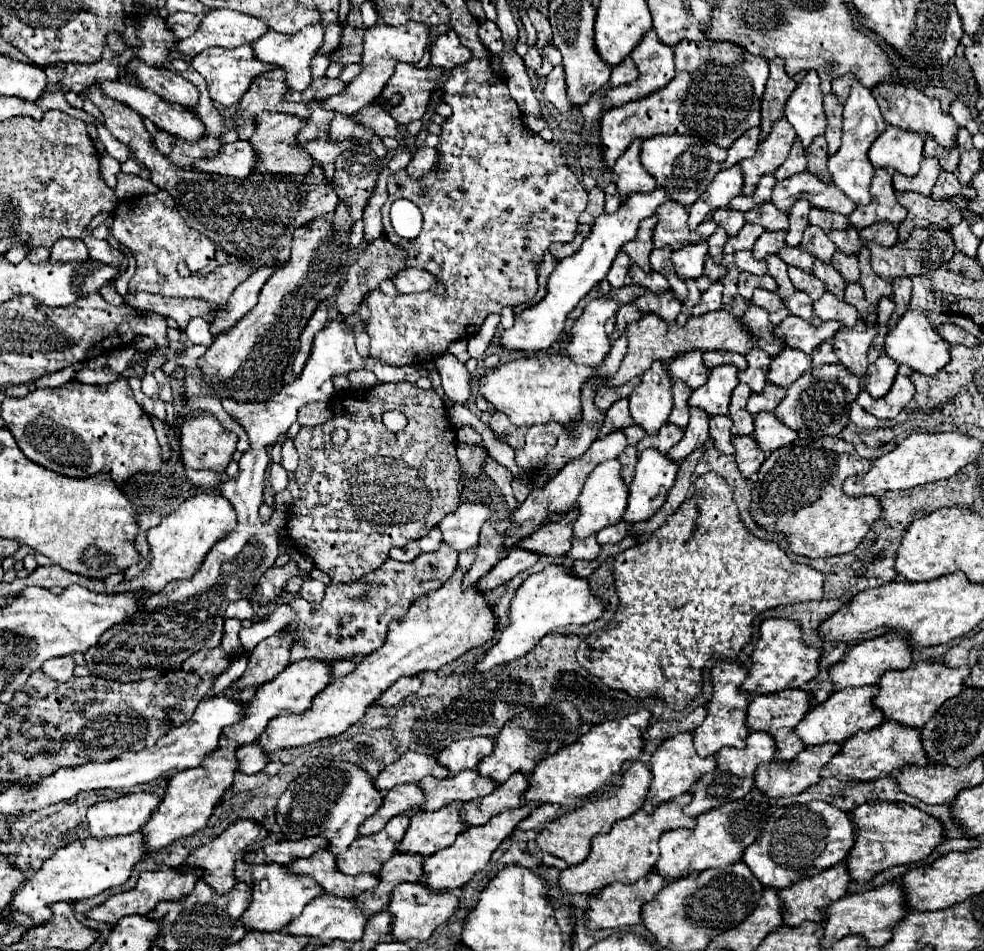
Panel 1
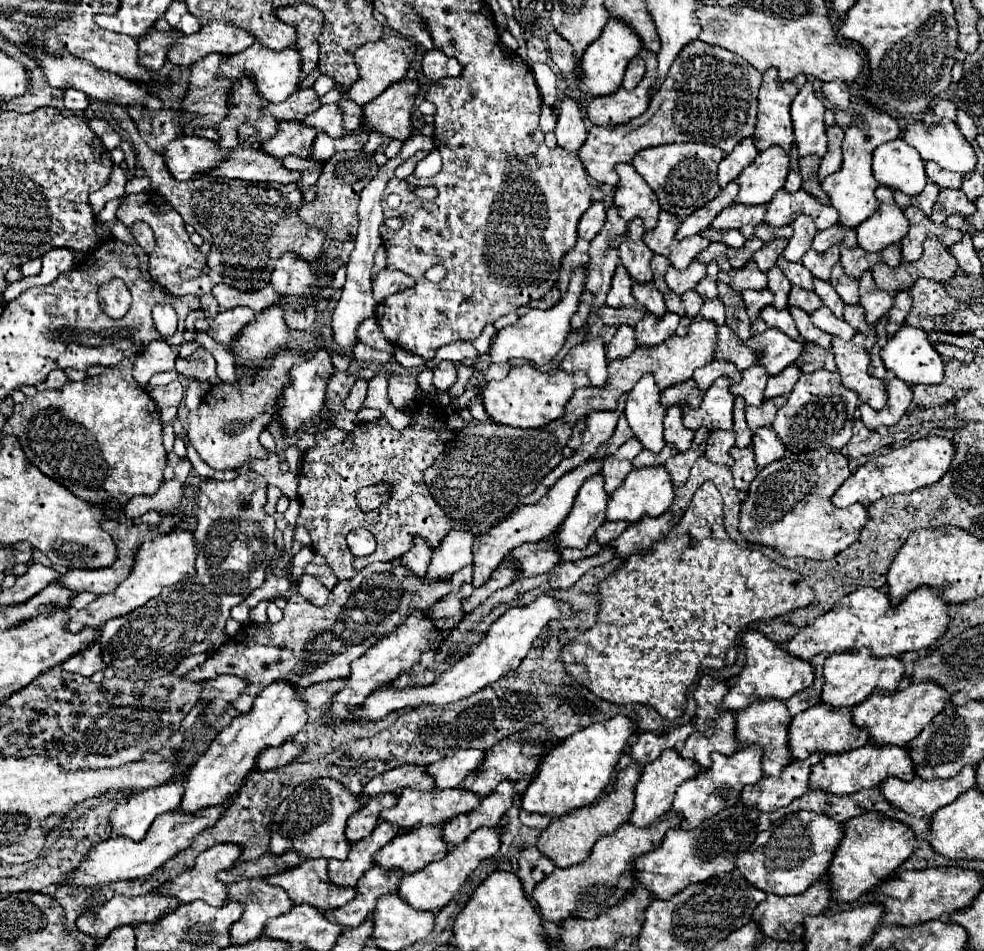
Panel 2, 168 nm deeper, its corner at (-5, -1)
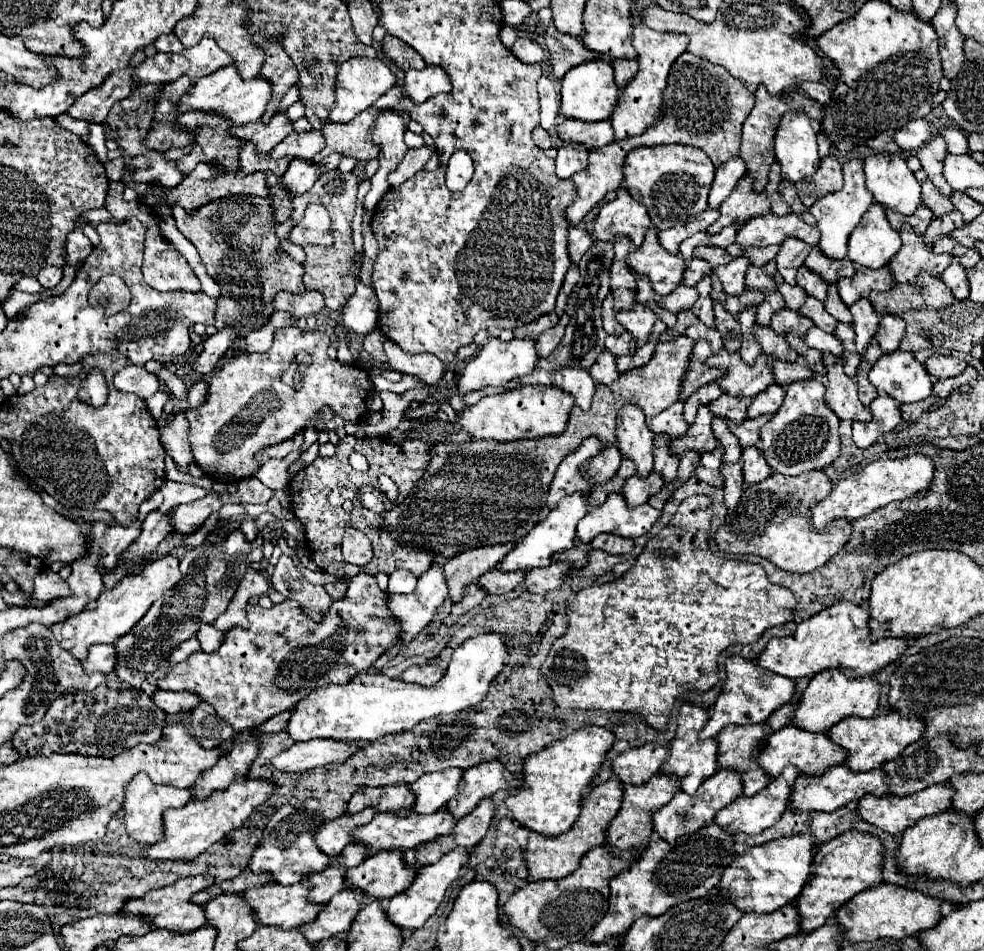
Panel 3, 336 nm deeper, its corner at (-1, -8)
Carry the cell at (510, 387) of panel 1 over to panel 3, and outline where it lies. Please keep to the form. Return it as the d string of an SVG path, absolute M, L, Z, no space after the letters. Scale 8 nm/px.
M541 385L539 387L521 387L521 389L513 389L507 393L479 399L477 405L467 407L463 411L463 415L459 417L459 423L461 423L463 431L467 431L471 435L471 439L491 439L491 441L503 441L503 443L519 441L519 439L539 439L539 437L547 437L547 435L561 435L565 431L571 407L573 407L573 397L569 397L567 393L561 393L561 389L541 387Z

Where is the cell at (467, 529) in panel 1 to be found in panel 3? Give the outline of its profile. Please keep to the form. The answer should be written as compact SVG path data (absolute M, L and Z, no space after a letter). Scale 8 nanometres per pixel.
M431 567L425 571L413 593L409 595L387 595L389 615L399 625L397 639L407 645L419 631L429 625L431 617L435 615L435 609L443 603L447 597L447 585L445 585L445 573L441 567Z

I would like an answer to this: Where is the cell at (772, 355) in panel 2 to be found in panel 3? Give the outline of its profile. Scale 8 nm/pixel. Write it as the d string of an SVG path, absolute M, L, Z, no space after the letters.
M721 353L711 355L705 365L713 365L717 369L725 369L725 375L715 379L717 385L721 385L721 391L733 397L755 397L761 393L765 387L773 383L771 375L771 357L759 357L755 365L745 365L739 353Z

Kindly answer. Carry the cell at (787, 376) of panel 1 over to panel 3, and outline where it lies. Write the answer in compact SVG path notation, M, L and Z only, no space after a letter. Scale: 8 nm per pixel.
M769 385L763 393L759 393L749 409L747 409L747 417L749 419L755 419L759 415L765 415L765 413L775 413L779 407L781 407L781 401L783 401L783 393L785 389L781 385Z

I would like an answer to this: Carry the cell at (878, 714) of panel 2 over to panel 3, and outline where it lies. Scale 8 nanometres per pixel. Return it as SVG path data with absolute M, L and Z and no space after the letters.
M887 713L887 715L879 715L879 717L871 717L871 719L861 719L861 717L851 719L849 717L849 719L833 725L833 729L827 731L827 737L845 749L845 753L847 753L845 765L853 773L861 773L861 771L877 769L883 763L899 757L899 753L907 745L911 745L923 737L923 731L925 731L923 727L925 727L925 723L921 719L901 717L899 713Z

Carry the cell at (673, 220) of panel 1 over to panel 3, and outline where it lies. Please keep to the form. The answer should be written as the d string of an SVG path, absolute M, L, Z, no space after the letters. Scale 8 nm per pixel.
M651 227L645 233L645 241L639 249L627 255L627 265L637 275L647 275L657 295L669 295L683 277L685 261L681 255L671 255L661 249L657 241L657 229Z

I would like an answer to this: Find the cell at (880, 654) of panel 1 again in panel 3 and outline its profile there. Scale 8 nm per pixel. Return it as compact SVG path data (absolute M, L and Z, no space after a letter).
M827 669L825 673L819 673L817 677L811 677L807 689L803 691L793 715L791 715L791 725L811 731L811 733L825 733L829 727L837 725L839 721L847 717L873 717L879 705L879 691L881 685L873 677L847 677L841 671Z

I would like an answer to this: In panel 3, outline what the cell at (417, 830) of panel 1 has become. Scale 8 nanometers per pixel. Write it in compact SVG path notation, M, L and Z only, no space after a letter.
M385 851L349 869L349 873L345 873L345 885L347 889L361 889L369 899L383 901L403 893L411 885L415 873L417 867L407 865L403 853Z

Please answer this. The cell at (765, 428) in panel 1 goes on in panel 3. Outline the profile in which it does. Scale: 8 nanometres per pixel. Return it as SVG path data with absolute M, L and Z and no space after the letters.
M759 447L743 449L741 465L743 465L743 479L747 485L757 485L759 481L767 479L773 473L769 465L765 465L765 457Z

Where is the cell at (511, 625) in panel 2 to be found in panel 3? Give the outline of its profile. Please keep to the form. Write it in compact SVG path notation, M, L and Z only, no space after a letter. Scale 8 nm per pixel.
M489 633L477 635L475 639L459 645L453 653L445 677L429 689L417 683L405 683L403 679L389 679L383 673L357 673L345 685L325 685L313 689L305 699L301 699L293 707L291 719L287 721L287 733L297 743L315 737L375 741L389 733L409 731L423 719L441 713L457 713L483 701L491 681L505 667L507 659L509 651L505 645L505 637Z

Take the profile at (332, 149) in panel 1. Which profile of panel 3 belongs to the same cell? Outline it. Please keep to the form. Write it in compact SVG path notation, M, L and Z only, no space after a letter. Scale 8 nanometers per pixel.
M271 171L265 173L267 189L269 189L269 199L273 205L273 217L275 223L283 223L291 215L291 197L285 195L285 189L281 189L279 177L275 177Z

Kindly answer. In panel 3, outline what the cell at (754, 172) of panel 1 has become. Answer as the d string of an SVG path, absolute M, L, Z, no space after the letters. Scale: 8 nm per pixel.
M745 175L733 189L733 193L721 203L719 219L707 229L707 233L715 235L723 227L733 223L745 225L753 217L761 217L769 213L769 199L763 193L753 193L753 181Z

